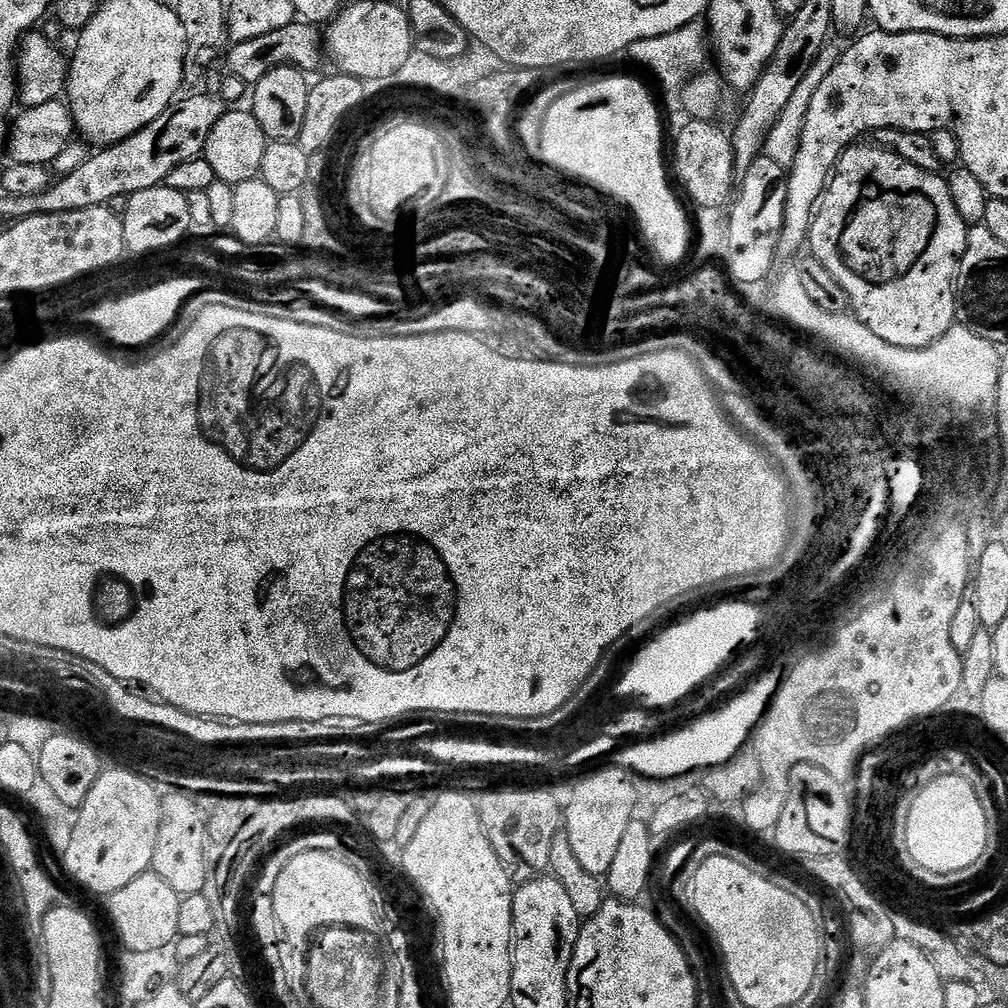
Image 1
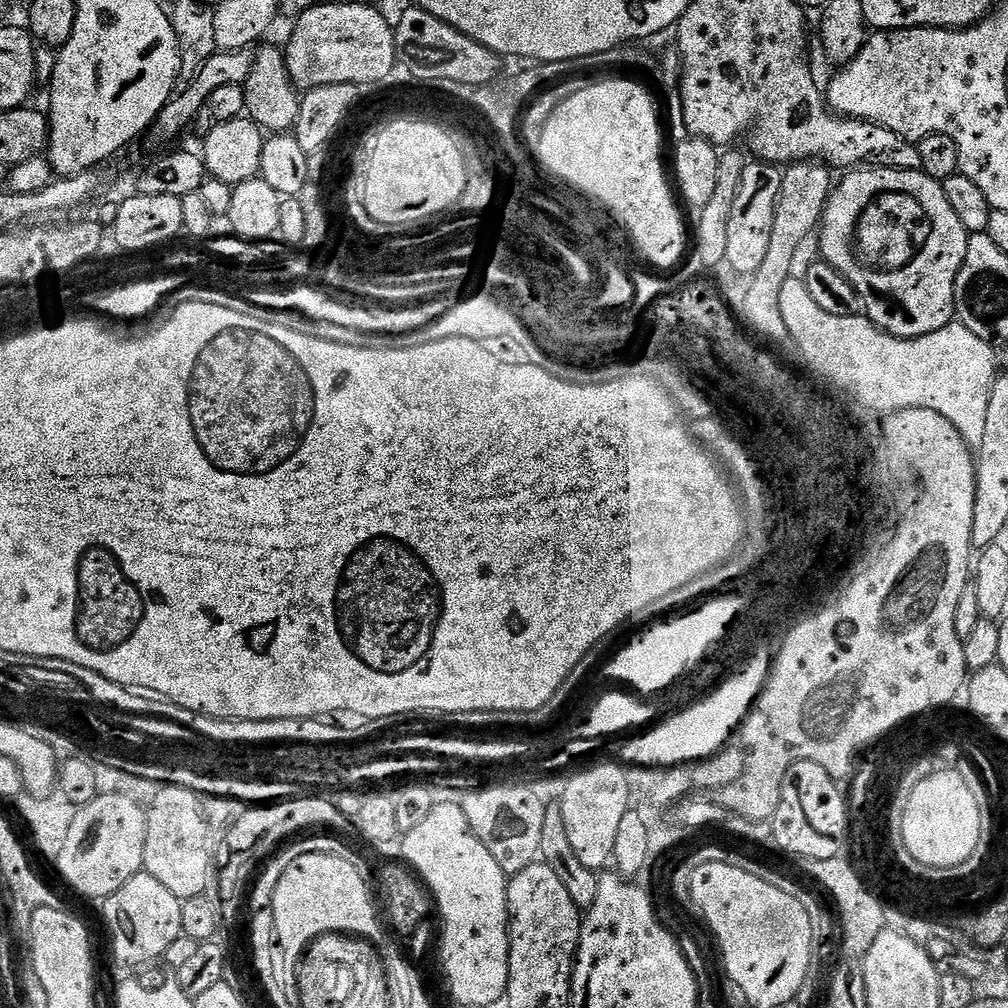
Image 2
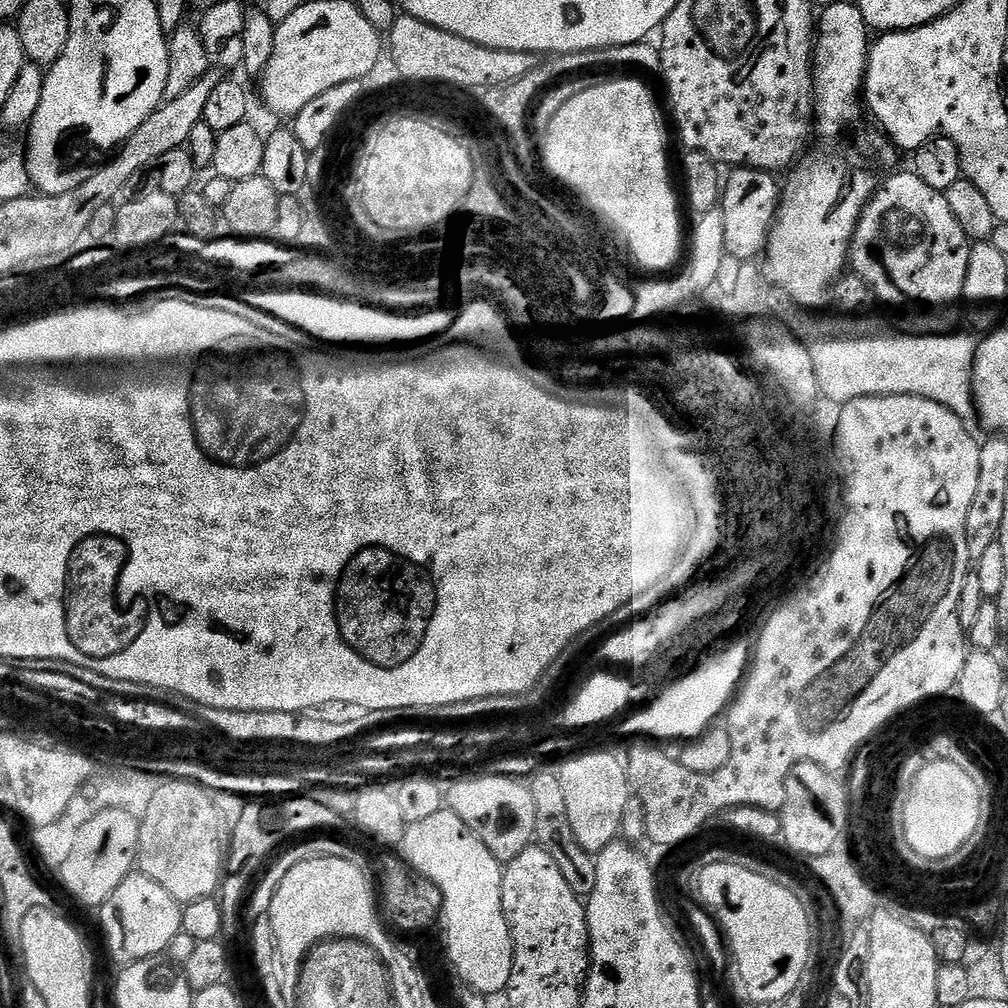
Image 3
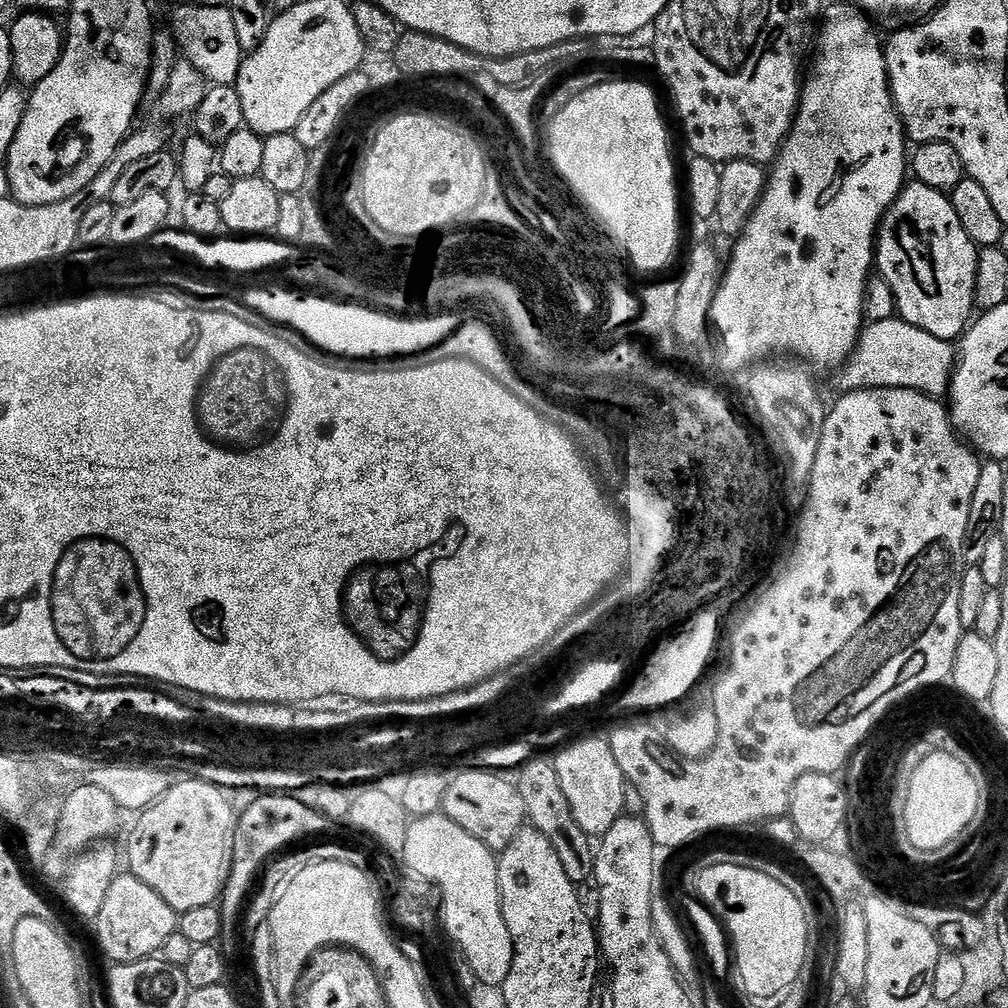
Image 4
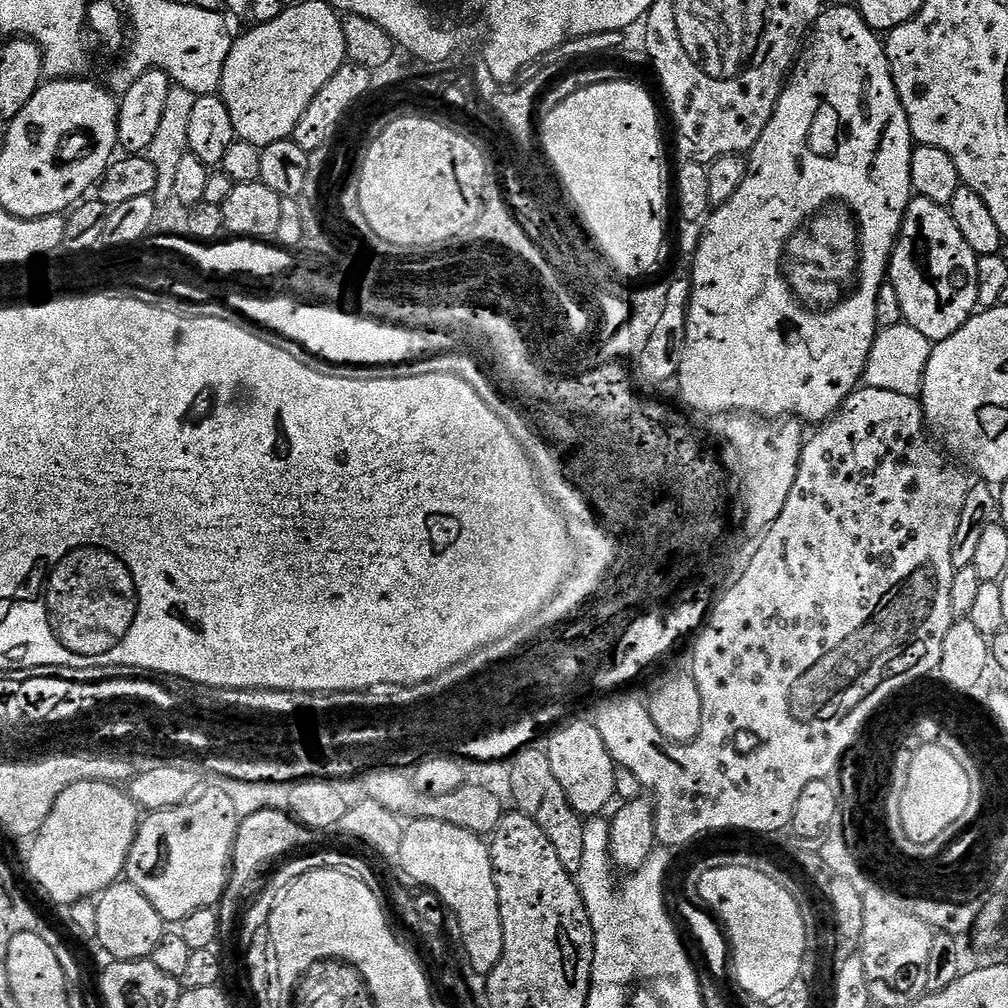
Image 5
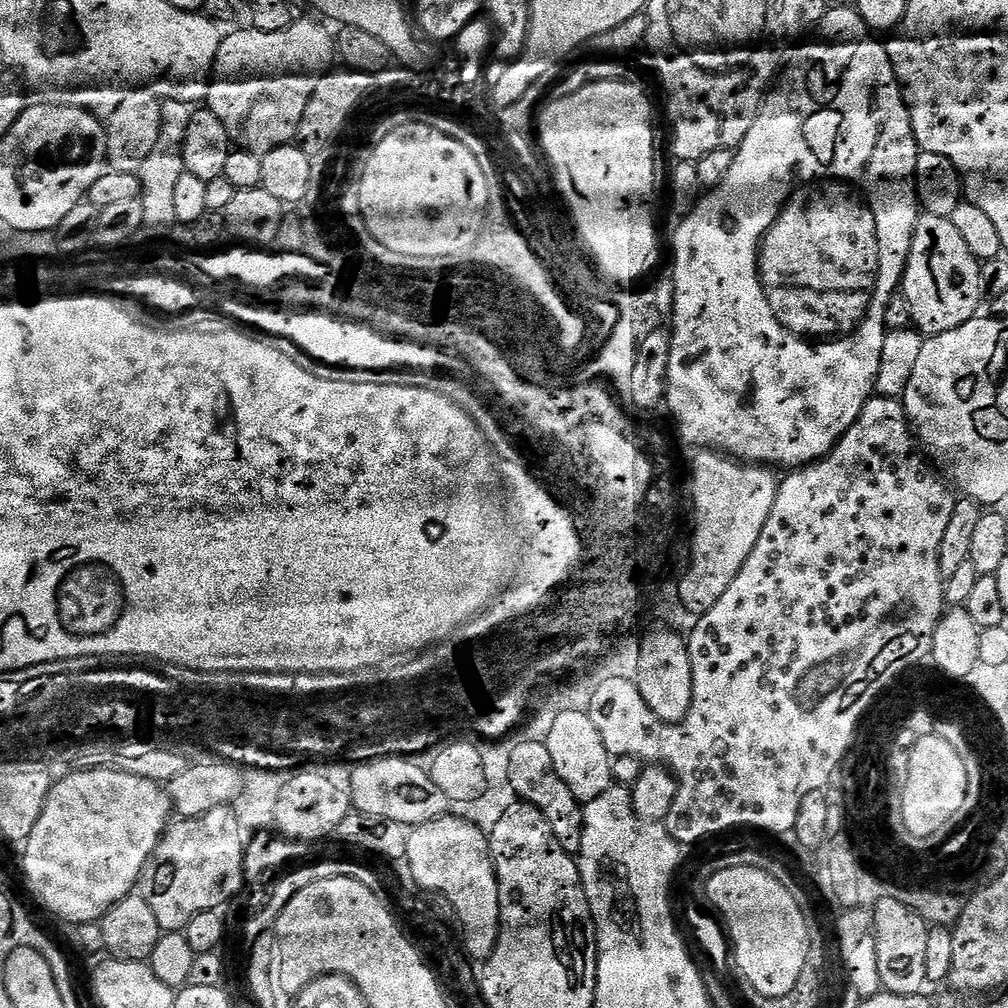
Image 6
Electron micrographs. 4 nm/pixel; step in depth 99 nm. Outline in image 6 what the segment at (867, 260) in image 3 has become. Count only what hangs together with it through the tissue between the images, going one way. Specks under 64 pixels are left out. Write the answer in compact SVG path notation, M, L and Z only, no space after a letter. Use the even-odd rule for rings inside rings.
M924 212L918 218L902 281L915 331L927 338L958 330L958 326L977 319L980 300L985 299L981 263L979 258L970 254L970 246L966 246L966 241L958 235L949 217Z

